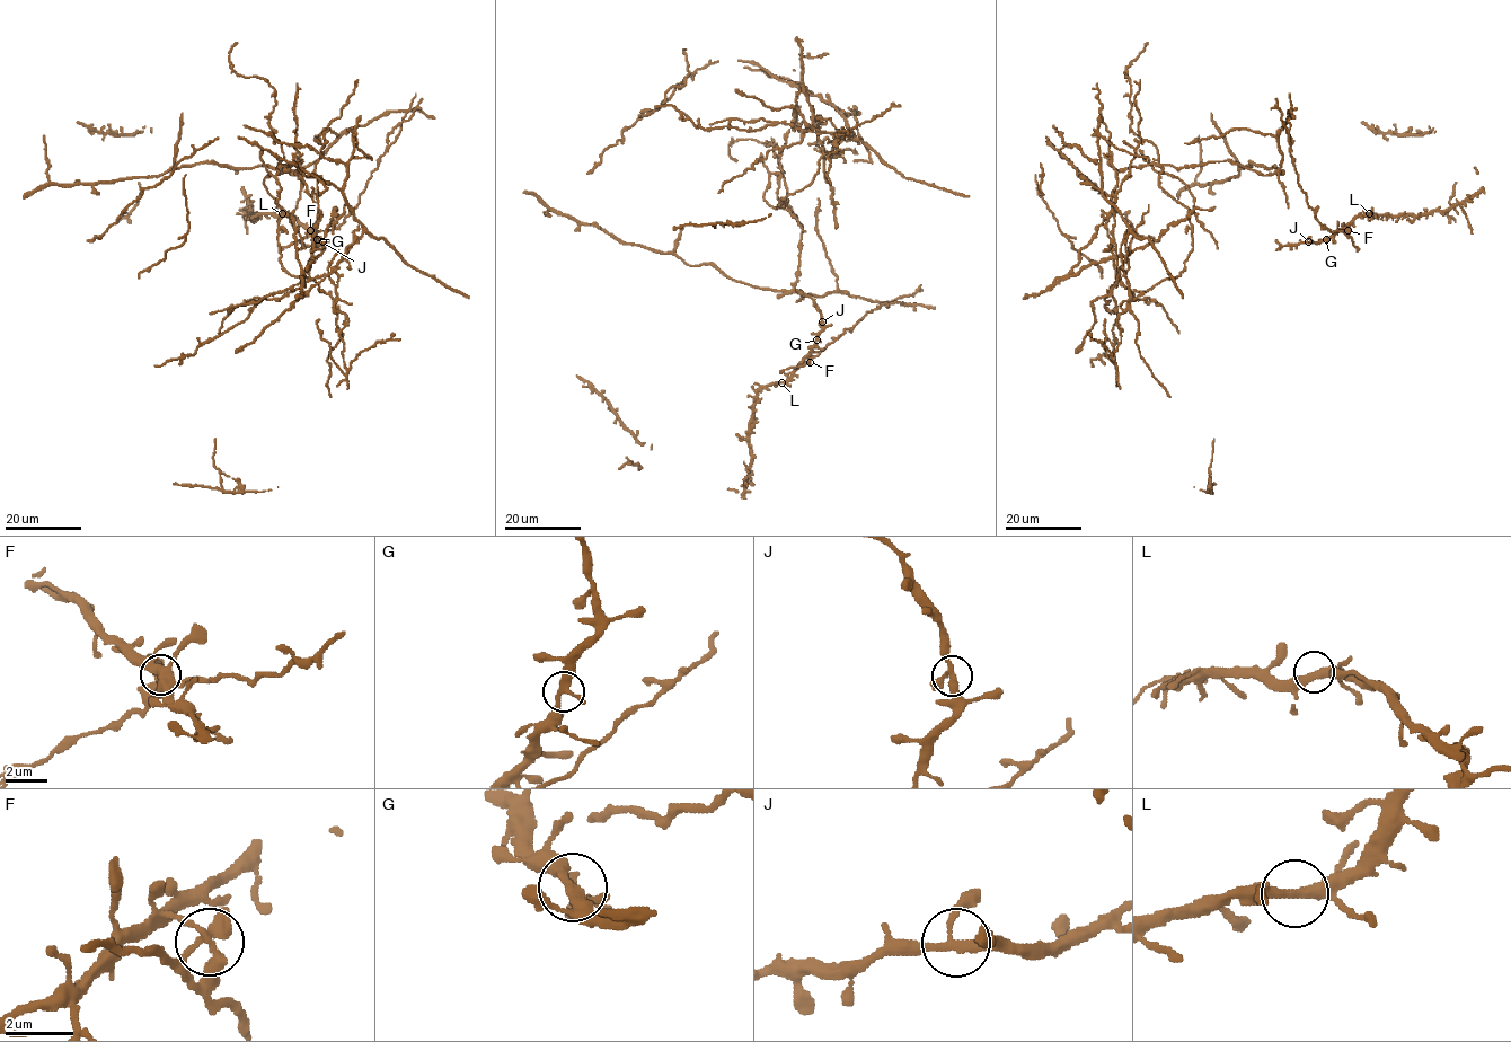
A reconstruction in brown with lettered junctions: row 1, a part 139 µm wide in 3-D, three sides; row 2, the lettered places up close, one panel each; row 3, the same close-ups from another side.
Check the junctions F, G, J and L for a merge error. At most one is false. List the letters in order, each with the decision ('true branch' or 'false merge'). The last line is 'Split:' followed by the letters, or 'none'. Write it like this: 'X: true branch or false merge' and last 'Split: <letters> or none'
F: false merge
G: true branch
J: true branch
L: true branch
Split: F

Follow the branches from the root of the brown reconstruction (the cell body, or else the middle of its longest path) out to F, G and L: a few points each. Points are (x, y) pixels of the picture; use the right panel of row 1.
F: (1213, 161), (1275, 173), (1278, 133), (1289, 111), (1290, 156), (1307, 204), (1324, 228), (1348, 230)
G: (1213, 161), (1275, 173), (1278, 133), (1289, 111), (1290, 156), (1307, 204), (1324, 228), (1346, 229), (1326, 239)
L: (1213, 161), (1275, 173), (1278, 133), (1289, 111), (1290, 156), (1316, 220), (1344, 232), (1369, 213)

